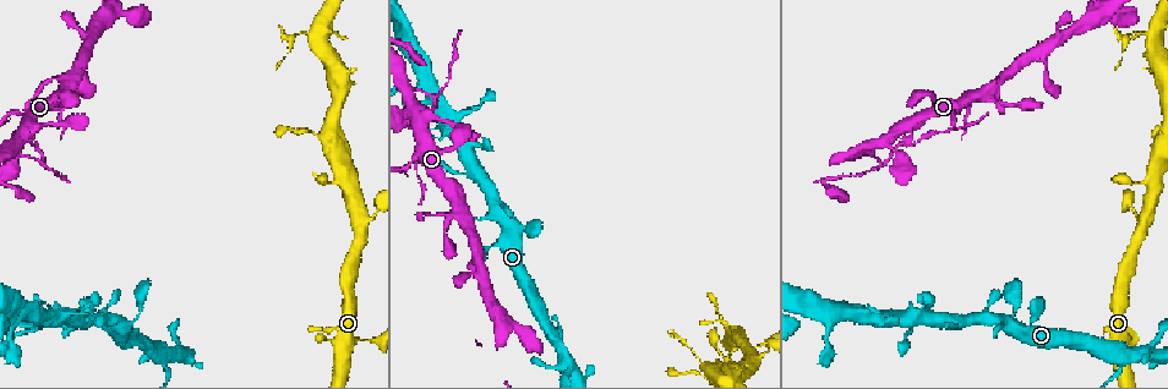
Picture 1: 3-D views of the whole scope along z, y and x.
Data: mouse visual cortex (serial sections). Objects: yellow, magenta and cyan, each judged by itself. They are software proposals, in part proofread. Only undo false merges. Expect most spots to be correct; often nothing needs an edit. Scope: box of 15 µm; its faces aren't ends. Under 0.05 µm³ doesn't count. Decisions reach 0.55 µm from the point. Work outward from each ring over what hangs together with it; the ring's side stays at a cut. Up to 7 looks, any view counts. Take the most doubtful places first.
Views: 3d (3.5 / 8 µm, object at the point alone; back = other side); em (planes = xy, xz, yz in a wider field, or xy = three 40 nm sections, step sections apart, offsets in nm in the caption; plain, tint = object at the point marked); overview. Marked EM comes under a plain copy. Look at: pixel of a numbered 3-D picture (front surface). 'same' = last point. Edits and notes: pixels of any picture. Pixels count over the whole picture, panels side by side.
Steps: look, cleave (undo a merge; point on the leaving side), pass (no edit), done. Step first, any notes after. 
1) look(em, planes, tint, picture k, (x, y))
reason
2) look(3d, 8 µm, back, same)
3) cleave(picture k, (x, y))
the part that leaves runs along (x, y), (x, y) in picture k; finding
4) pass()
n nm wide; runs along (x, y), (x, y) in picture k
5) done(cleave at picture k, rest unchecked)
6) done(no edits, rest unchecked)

look(3d, 3.5 µm, picture 1, (882, 166))
abrupt turn

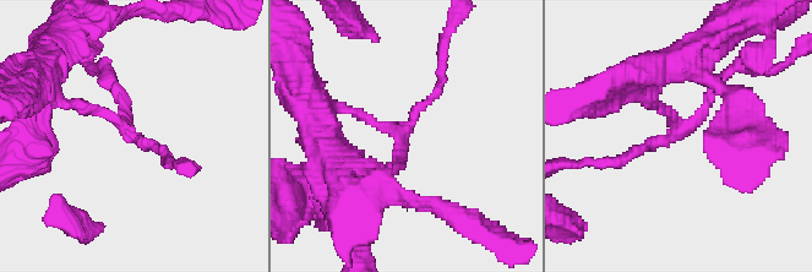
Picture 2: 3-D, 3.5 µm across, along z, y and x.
look(em, xy, step 2, tint, picture 2, (123, 127))

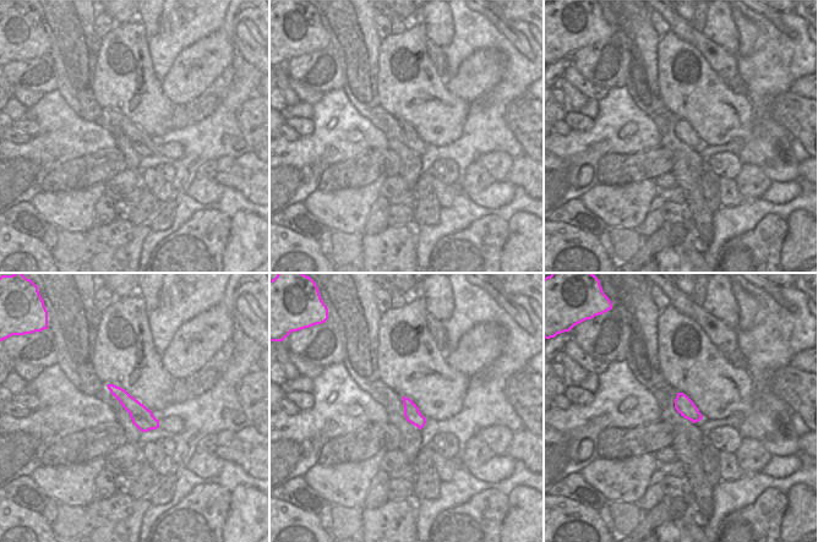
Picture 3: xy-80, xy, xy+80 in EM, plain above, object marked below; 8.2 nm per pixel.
pass()
runs along (331, 107), (398, 131), (398, 163), (380, 181) in picture 2; continuous, no second cell

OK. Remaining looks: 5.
look(3d, 3.5 µm, picture 1, (443, 116))
sudden change in width

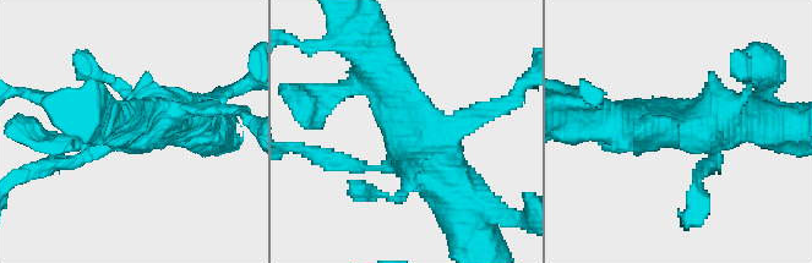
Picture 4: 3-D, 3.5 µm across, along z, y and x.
pass()
runs along (459, 209), (418, 157), (383, 81) in picture 4; continuous, no second cell

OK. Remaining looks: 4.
look(3d, 3.5 µm, picture 1, (870, 307))
thin neck

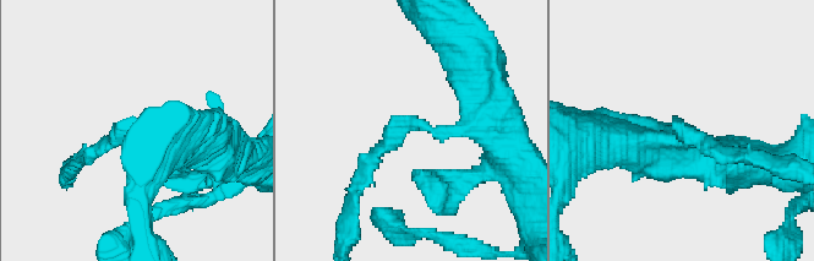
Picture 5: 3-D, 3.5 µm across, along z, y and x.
look(em, xy, step 2, tint, picture 5, (425, 124))

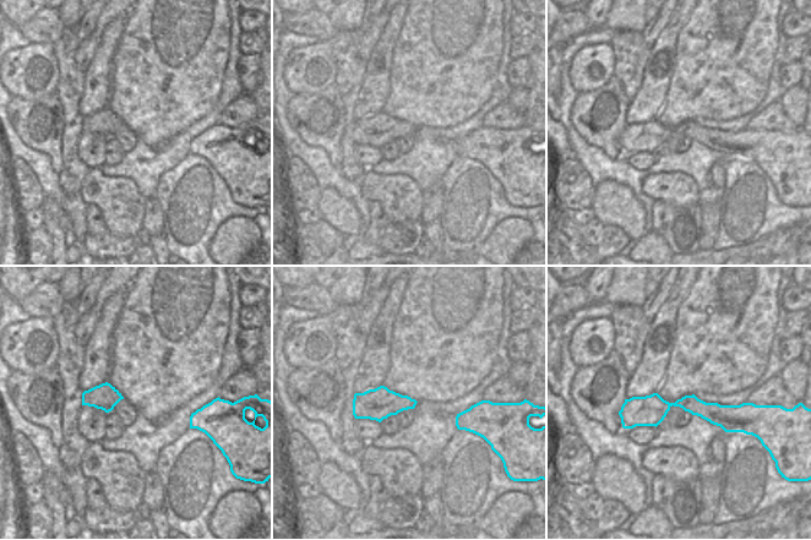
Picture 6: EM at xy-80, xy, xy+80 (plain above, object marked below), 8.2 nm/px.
pass()
runs along (747, 408), (708, 412), (670, 404), (622, 414) in picture 6; one cell here

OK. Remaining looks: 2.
done(no edits, rest unchecked)

